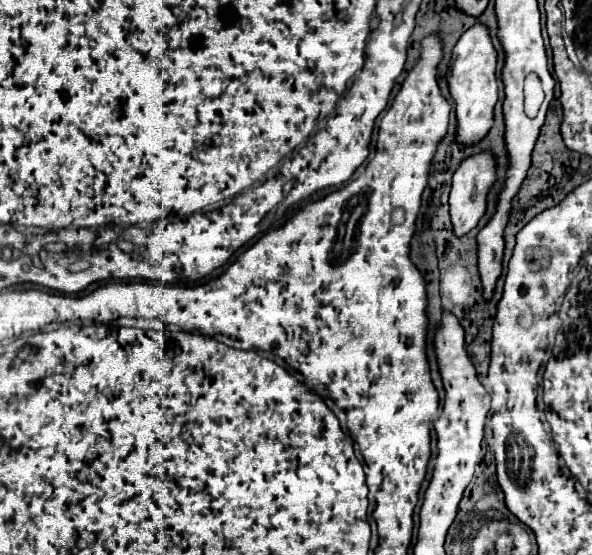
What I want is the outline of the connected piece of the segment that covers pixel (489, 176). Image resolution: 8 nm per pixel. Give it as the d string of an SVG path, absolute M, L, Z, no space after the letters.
M478 153L474 157L468 157L454 173L454 183L452 183L452 193L450 193L450 221L452 221L452 231L456 237L466 235L470 229L474 229L480 221L480 217L486 211L486 195L488 189L496 181L496 161L492 153Z

